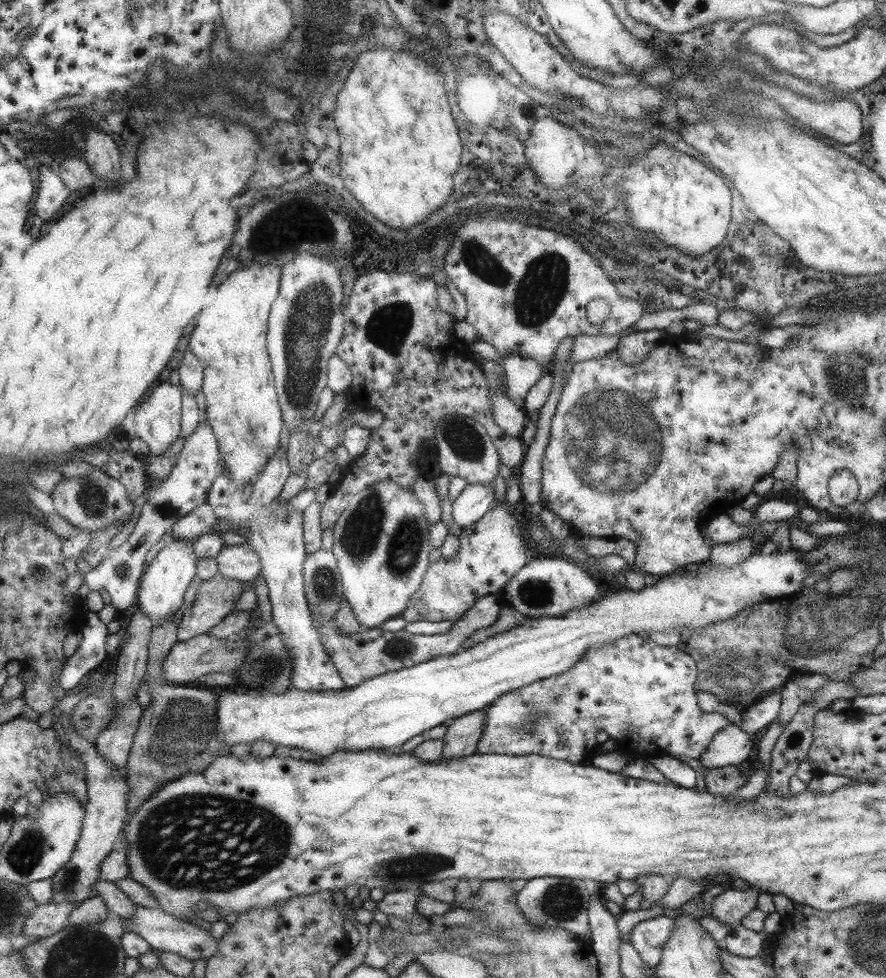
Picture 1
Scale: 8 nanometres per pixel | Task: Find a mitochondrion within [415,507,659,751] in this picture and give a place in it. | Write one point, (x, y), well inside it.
(534, 594)

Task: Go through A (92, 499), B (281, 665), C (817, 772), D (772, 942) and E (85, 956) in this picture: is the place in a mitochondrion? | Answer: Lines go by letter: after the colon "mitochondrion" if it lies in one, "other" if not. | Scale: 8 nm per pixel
A: mitochondrion
B: mitochondrion
C: other
D: other
E: mitochondrion

